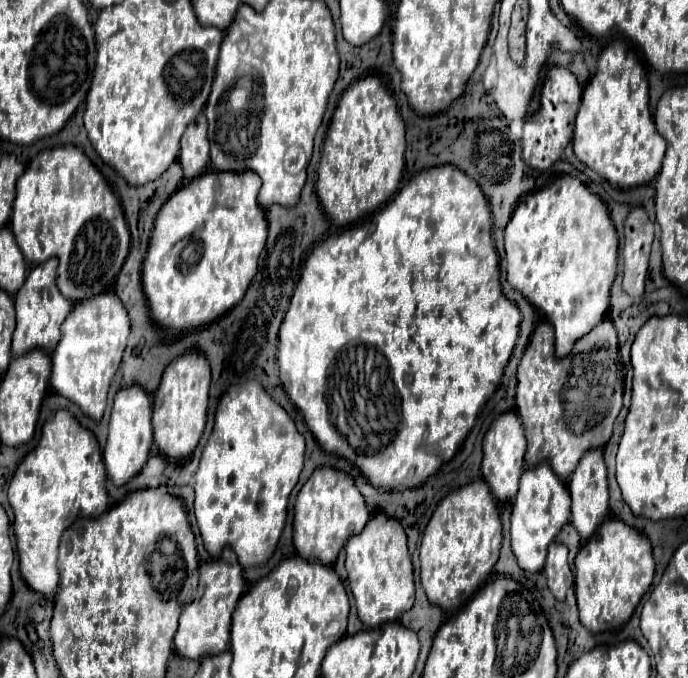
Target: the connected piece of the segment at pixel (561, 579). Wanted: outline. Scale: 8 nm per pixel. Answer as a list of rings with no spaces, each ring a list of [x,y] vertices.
[[[553,542],[549,546],[545,574],[547,574],[547,586],[555,594],[555,598],[565,600],[567,590],[573,586],[573,572],[567,562],[567,546],[565,544]]]

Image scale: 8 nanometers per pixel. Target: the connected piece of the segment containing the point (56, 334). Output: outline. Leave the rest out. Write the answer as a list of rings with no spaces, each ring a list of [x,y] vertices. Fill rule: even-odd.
[[[47,260],[47,264],[37,264],[35,268],[31,268],[25,284],[15,294],[17,328],[13,332],[13,344],[11,344],[13,356],[21,356],[35,348],[43,348],[51,352],[61,338],[61,324],[65,316],[71,312],[73,304],[57,290],[57,284],[55,284],[57,264],[59,260]]]

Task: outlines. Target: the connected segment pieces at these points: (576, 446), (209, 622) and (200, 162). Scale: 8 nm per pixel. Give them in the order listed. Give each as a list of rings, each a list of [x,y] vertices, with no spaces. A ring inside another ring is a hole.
[[[603,318],[587,336],[579,338],[571,354],[565,358],[555,358],[553,350],[553,326],[541,320],[535,326],[535,332],[525,348],[525,354],[519,362],[517,370],[517,414],[525,428],[527,438],[527,454],[525,460],[529,466],[537,466],[547,460],[553,472],[559,478],[569,478],[575,470],[579,458],[591,448],[603,448],[611,436],[613,422],[623,408],[623,364],[619,358],[619,342],[617,330],[609,318]]]
[[[229,546],[223,548],[217,560],[203,562],[199,572],[201,572],[201,578],[199,578],[199,590],[195,598],[197,606],[187,606],[181,612],[179,628],[174,636],[174,649],[185,658],[201,658],[205,654],[219,654],[229,648],[231,614],[237,606],[237,600],[245,592],[243,568]]]
[[[203,112],[187,126],[181,138],[179,162],[183,166],[185,178],[191,180],[203,174],[209,166],[209,140],[207,140],[207,120]]]

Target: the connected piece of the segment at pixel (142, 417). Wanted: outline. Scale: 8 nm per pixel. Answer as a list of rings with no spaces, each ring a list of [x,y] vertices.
[[[131,384],[121,388],[115,394],[113,400],[113,410],[111,410],[111,420],[109,420],[109,434],[107,434],[107,444],[103,450],[103,460],[105,460],[105,470],[107,476],[113,480],[113,484],[123,486],[129,478],[133,478],[147,462],[147,456],[153,446],[153,428],[151,428],[151,396],[149,392],[139,386]]]

